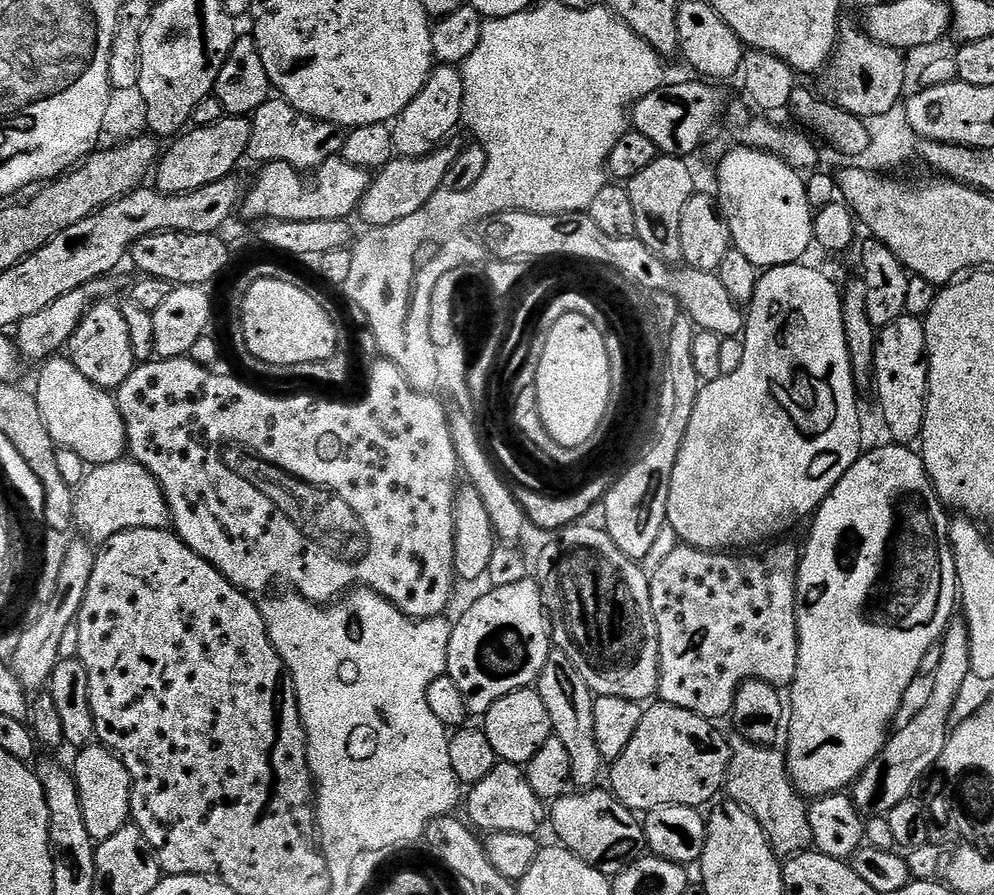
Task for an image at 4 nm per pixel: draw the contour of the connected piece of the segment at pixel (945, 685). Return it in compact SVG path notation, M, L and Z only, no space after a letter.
M953 618L944 631L942 641L942 662L933 676L933 689L930 702L923 707L922 714L908 726L895 729L884 743L884 749L866 766L863 774L856 779L850 789L854 806L865 817L884 816L898 802L909 799L913 795L912 787L933 767L939 765L942 754L946 750L946 742L950 735L948 719L956 708L956 699L964 688L964 683L972 676L970 662L970 634L963 619Z

